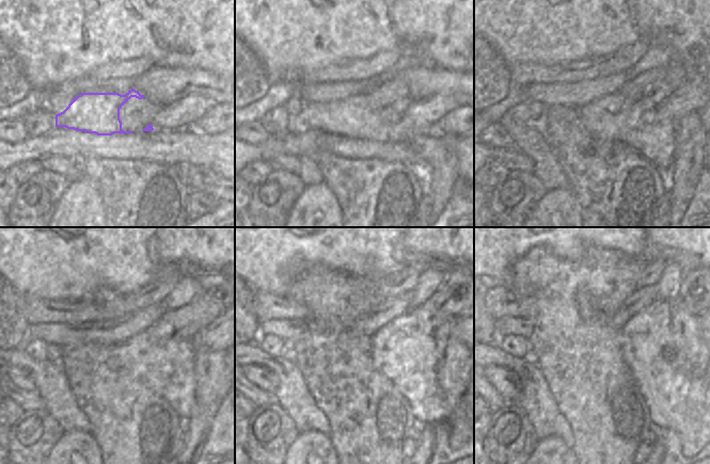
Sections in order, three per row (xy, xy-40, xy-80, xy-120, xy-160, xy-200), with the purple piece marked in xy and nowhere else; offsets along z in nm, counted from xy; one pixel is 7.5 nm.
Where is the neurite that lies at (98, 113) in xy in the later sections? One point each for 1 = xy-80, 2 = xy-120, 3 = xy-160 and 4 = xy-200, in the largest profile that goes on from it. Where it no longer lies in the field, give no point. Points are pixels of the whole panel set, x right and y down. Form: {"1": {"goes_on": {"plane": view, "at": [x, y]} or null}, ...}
{"1": {"goes_on": {"plane": "xy-80", "at": [608, 118]}}, "2": {"goes_on": {"plane": "xy-120", "at": [166, 366]}}, "3": {"goes_on": {"plane": "xy-160", "at": [400, 350]}}, "4": {"goes_on": {"plane": "xy-200", "at": [691, 406]}}}

